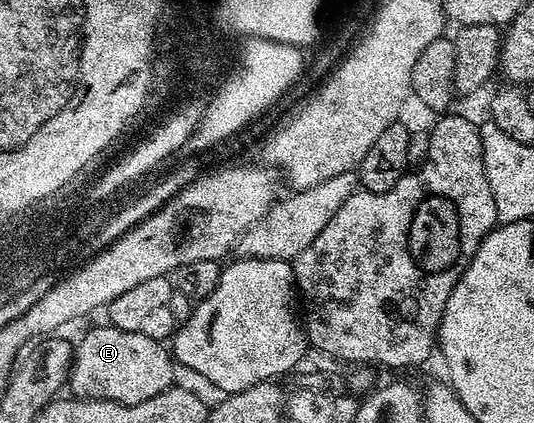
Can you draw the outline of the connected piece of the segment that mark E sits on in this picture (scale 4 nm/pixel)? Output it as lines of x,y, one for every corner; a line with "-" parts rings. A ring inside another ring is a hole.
111,325
88,331
77,342
72,356
70,391
76,397
109,399
115,403
138,405
173,386
178,372
174,356
161,340
126,333

